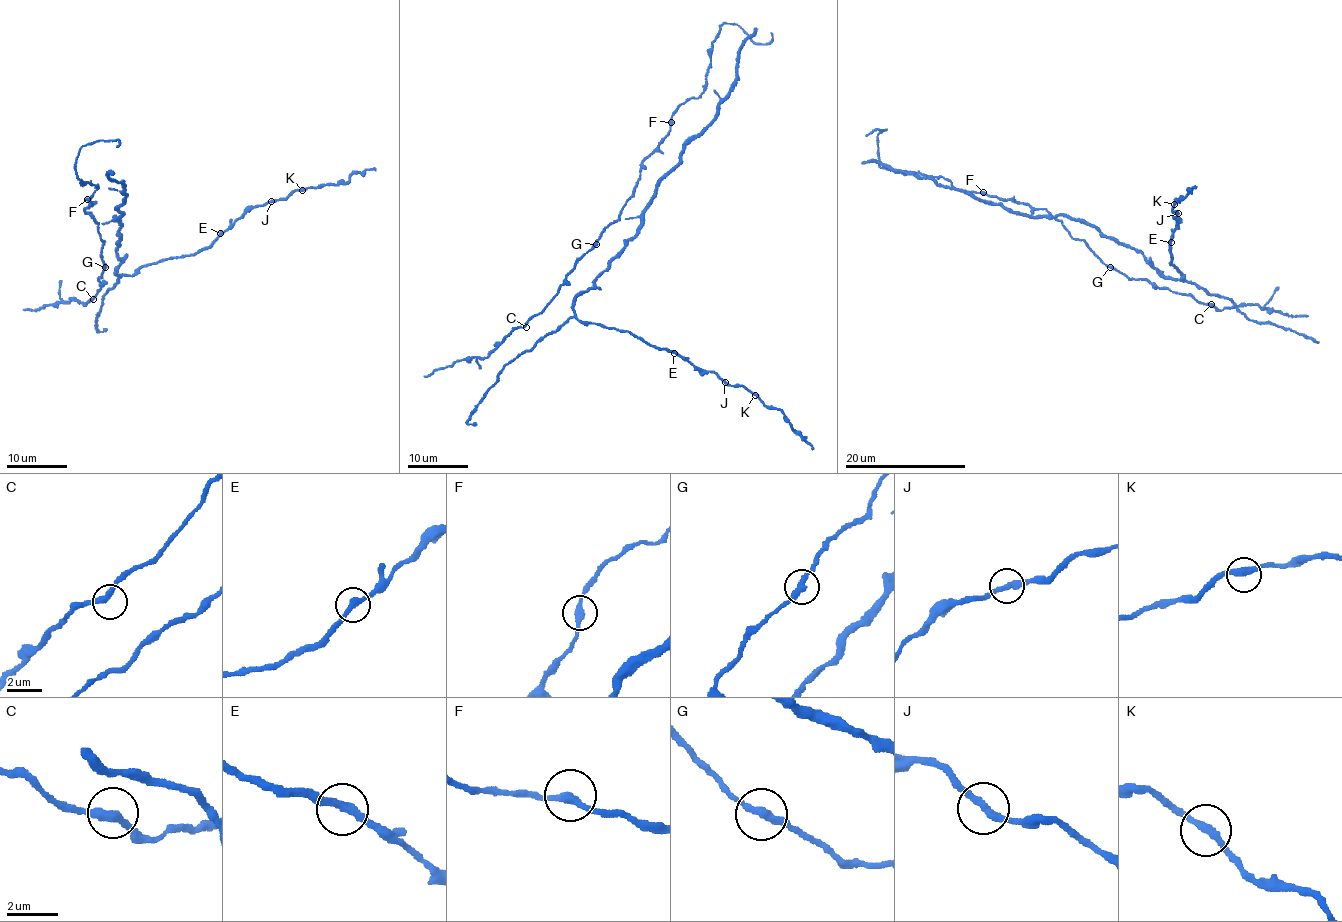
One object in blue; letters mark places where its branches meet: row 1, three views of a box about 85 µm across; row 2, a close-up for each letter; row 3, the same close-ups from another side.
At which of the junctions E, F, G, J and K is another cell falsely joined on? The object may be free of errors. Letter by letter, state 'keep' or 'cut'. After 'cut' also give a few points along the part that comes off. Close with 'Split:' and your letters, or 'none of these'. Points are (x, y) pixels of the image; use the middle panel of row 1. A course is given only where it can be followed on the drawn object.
E: keep
F: keep
G: keep
J: keep
K: keep
Split: none of these

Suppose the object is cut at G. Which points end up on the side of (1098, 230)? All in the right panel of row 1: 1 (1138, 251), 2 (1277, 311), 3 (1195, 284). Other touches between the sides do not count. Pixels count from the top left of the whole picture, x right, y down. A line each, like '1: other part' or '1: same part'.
1: same part
2: other part
3: same part

